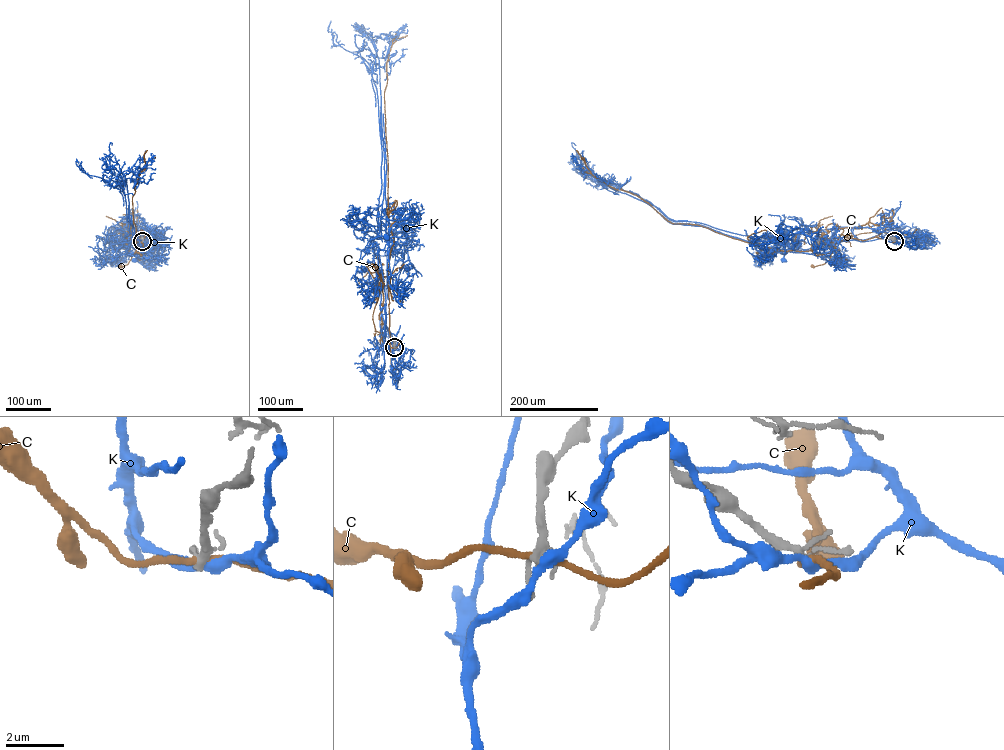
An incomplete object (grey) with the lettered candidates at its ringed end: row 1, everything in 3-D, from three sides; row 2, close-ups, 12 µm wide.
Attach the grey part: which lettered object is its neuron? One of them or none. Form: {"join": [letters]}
{"join": []}

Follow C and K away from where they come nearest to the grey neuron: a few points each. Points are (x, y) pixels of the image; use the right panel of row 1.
C: (894, 241), (874, 237), (823, 244), (823, 234), (832, 246), (830, 258), (823, 264), (812, 266)
K: (894, 241), (880, 227), (875, 230), (862, 227), (804, 230), (788, 240), (784, 260)

